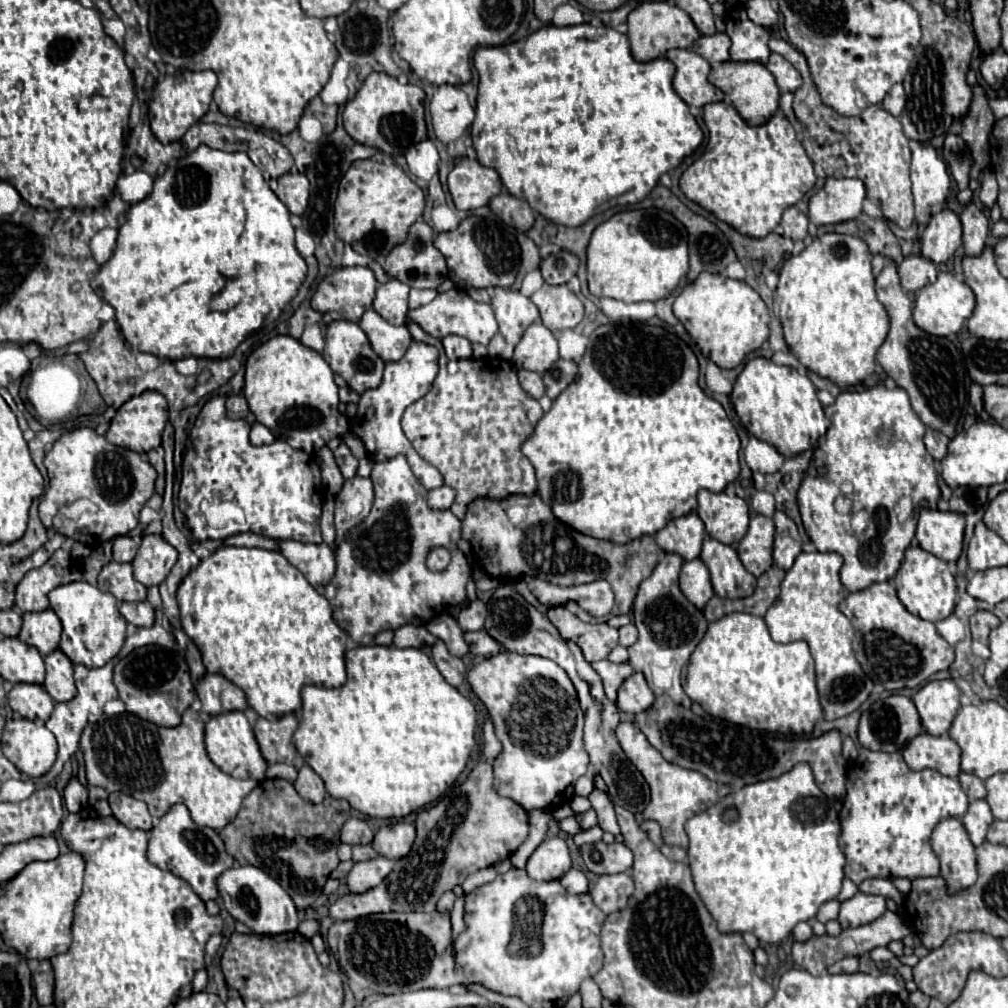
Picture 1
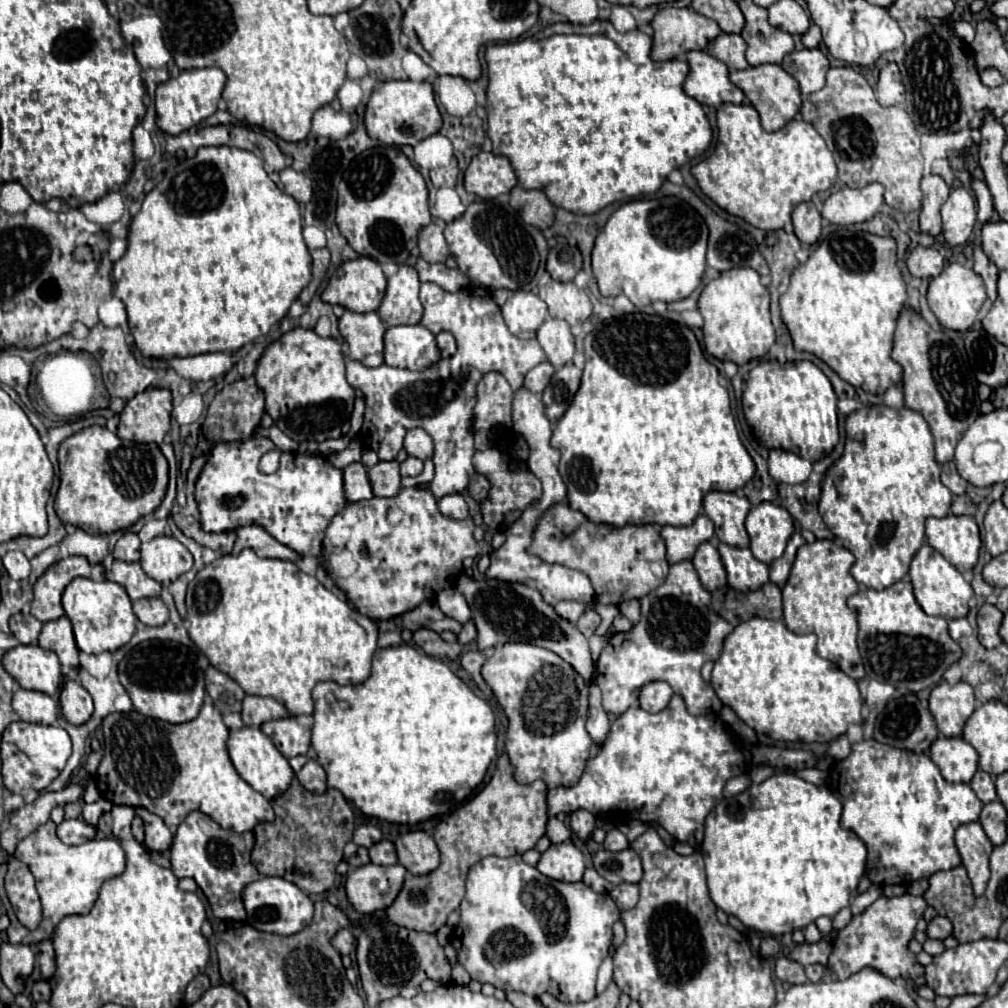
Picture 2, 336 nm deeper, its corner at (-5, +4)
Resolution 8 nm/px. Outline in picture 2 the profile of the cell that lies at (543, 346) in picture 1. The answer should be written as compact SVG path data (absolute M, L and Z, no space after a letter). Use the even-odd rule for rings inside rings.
M546 319L538 329L538 343L556 369L564 367L574 357L574 337L564 319Z

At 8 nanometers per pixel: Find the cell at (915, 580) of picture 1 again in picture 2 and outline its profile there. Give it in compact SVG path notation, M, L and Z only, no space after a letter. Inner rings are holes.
M928 543L922 545L922 549L916 553L910 565L910 579L914 585L914 595L924 613L944 617L946 621L966 617L968 613L968 601L974 595L970 583L962 577L962 573L950 565L936 549L932 549Z

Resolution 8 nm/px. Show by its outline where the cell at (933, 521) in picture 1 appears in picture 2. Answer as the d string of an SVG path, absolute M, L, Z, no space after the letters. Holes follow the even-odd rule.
M930 517L926 521L926 539L930 547L942 553L942 557L954 563L962 573L978 563L982 541L974 517Z

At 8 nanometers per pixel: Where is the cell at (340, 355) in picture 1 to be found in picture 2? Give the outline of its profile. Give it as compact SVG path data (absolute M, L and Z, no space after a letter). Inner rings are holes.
M344 311L338 329L346 343L350 345L350 359L362 361L368 367L378 367L384 363L386 325L382 323L376 311Z

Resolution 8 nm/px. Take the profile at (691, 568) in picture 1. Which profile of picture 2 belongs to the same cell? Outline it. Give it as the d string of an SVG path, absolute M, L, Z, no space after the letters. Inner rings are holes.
M710 541L702 543L696 549L696 555L694 555L692 563L694 563L694 567L696 567L698 575L700 575L702 585L708 591L716 591L716 589L726 585L726 569L722 565L722 559L718 555L716 545L712 545Z

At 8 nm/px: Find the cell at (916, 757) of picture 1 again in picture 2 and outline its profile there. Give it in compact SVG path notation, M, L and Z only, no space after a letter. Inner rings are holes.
M940 735L930 747L930 757L950 783L970 783L978 769L978 753L962 737Z

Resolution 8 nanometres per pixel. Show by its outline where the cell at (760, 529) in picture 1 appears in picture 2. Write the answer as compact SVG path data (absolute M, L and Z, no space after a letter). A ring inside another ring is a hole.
M762 501L750 509L746 531L754 557L762 563L772 563L784 553L786 543L794 533L794 519L782 505Z

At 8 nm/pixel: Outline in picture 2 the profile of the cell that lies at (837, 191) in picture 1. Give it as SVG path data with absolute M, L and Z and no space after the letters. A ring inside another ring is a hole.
M870 183L864 189L842 187L832 193L822 207L822 217L834 225L852 225L870 221L884 205L884 187Z

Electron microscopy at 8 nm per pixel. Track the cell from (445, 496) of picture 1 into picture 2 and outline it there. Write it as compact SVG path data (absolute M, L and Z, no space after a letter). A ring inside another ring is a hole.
M458 493L442 497L442 499L438 501L438 507L440 507L442 515L446 515L446 517L450 517L450 519L462 521L462 519L468 519L468 517L470 517L468 503L466 503L466 499L464 499L462 495L458 495Z

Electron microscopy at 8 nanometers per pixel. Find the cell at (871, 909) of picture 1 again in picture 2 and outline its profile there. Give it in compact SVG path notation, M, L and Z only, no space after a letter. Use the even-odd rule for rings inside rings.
M910 893L900 897L878 897L862 915L854 915L852 921L840 929L838 937L832 941L832 955L828 959L830 979L848 979L862 967L874 967L890 979L916 979L924 975L924 967L908 949L908 943L914 937L916 923L926 907L928 905L924 897Z

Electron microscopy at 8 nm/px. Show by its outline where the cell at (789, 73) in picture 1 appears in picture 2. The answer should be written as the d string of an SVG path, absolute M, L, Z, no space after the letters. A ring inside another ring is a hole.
M802 49L786 55L782 67L800 83L802 95L810 95L826 85L826 71L830 69L830 61L820 49Z

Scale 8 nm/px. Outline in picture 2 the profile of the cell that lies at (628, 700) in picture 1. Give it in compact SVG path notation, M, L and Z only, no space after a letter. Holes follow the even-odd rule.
M654 681L648 683L642 691L640 691L640 707L648 713L658 713L662 709L666 709L666 705L672 699L672 687L664 681Z

